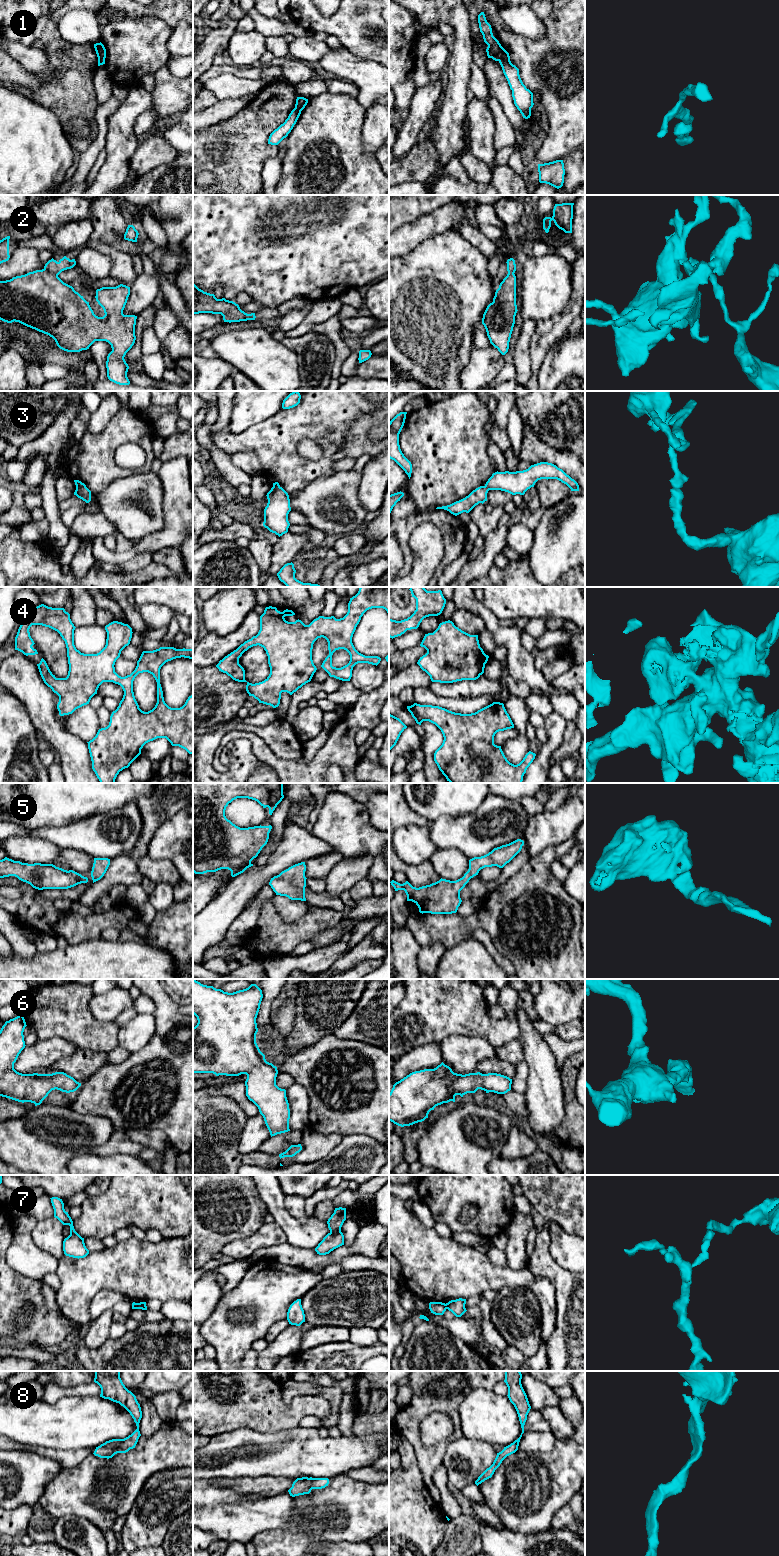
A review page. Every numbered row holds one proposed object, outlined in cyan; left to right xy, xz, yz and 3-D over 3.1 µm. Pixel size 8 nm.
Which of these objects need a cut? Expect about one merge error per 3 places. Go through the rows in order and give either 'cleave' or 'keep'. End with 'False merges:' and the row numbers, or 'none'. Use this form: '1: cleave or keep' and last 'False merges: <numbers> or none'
1: keep
2: cleave
3: cleave
4: keep
5: keep
6: keep
7: cleave
8: keep
False merges: 2, 3, 7

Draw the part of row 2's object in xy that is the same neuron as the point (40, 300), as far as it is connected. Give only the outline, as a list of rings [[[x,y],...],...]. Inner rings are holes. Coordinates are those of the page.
[[[45,269],[29,272],[25,275],[0,281],[0,320],[19,322],[27,327],[52,337],[57,346],[67,352],[87,350],[95,341],[106,341],[112,351],[107,356],[107,377],[119,385],[129,385],[129,369],[124,357],[135,343],[135,325],[137,316],[124,315],[123,310],[130,295],[130,287],[120,284],[116,287],[102,287],[96,290],[96,301],[105,315],[98,317],[89,302],[64,283],[58,275]]]

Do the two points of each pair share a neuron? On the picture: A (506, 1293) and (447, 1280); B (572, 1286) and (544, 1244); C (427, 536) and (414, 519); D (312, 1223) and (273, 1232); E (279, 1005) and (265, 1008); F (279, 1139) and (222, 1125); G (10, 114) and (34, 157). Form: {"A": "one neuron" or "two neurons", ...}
{"A": "two neurons", "B": "one neuron", "C": "two neurons", "D": "two neurons", "E": "two neurons", "F": "two neurons", "G": "one neuron"}

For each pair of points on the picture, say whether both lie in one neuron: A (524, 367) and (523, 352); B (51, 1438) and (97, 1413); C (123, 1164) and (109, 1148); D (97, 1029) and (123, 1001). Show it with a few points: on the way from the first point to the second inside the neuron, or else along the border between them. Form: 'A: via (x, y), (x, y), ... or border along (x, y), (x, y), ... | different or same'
A: via (523, 363), (523, 356) | same
B: via (62, 1427), (72, 1422), (86, 1421) | same
C: border along (92, 1152), (98, 1155), (132, 1154), (136, 1156) | different
D: border along (90, 1002), (89, 1009), (97, 1019), (114, 1020) | different

